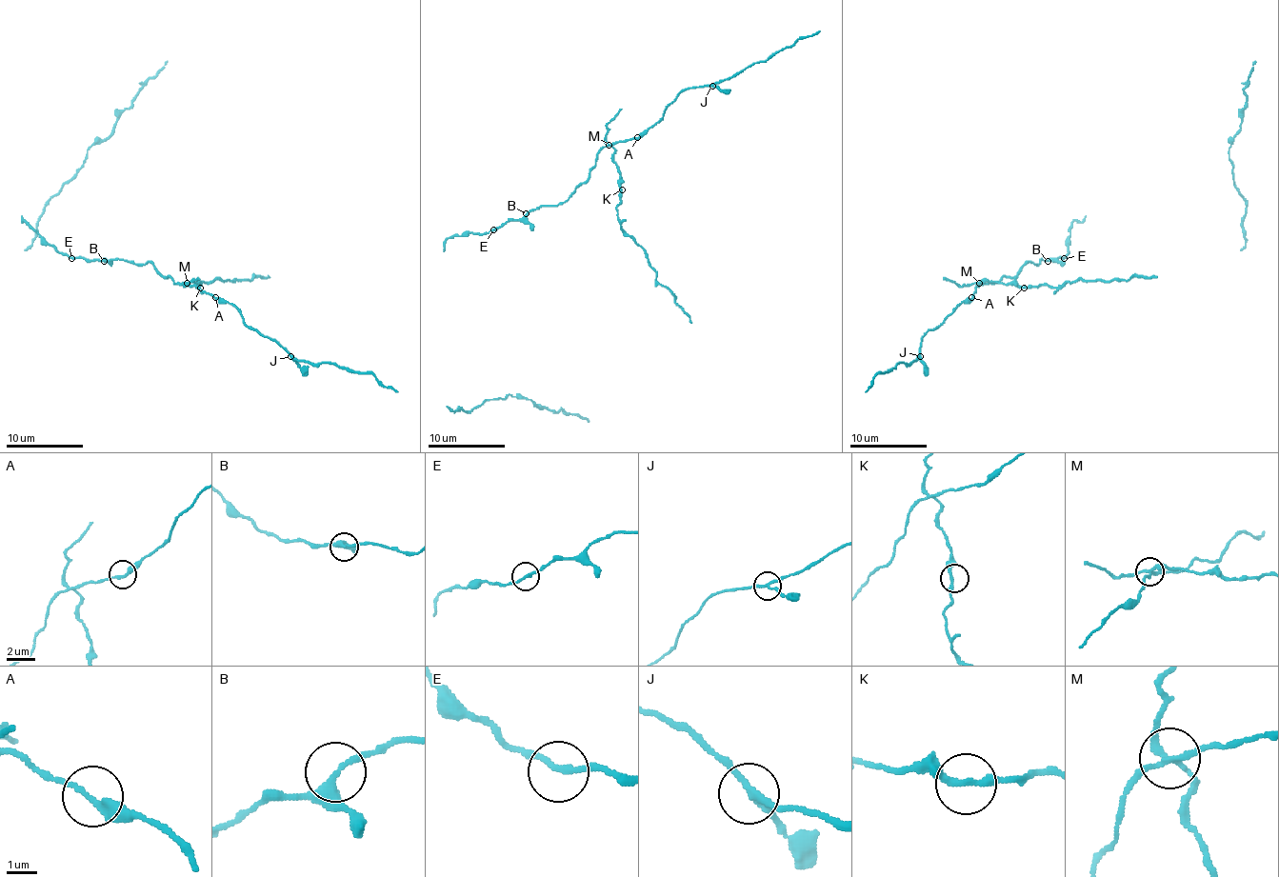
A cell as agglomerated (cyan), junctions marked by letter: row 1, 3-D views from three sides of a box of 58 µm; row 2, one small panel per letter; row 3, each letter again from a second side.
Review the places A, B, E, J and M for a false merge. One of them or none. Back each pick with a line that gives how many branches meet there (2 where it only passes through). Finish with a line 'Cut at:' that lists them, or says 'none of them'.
M: 4
Cut at: M

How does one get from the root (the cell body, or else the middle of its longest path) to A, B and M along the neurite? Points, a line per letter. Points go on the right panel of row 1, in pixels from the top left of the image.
A: (1064, 256), (1041, 260), (1037, 264), (1028, 262), (1014, 278), (1004, 276), (994, 284), (977, 286), (971, 297)
B: (1064, 256), (1049, 260)
M: (1064, 256), (1041, 260), (1037, 264), (1028, 262), (1014, 278), (1004, 276), (994, 284), (979, 284)

